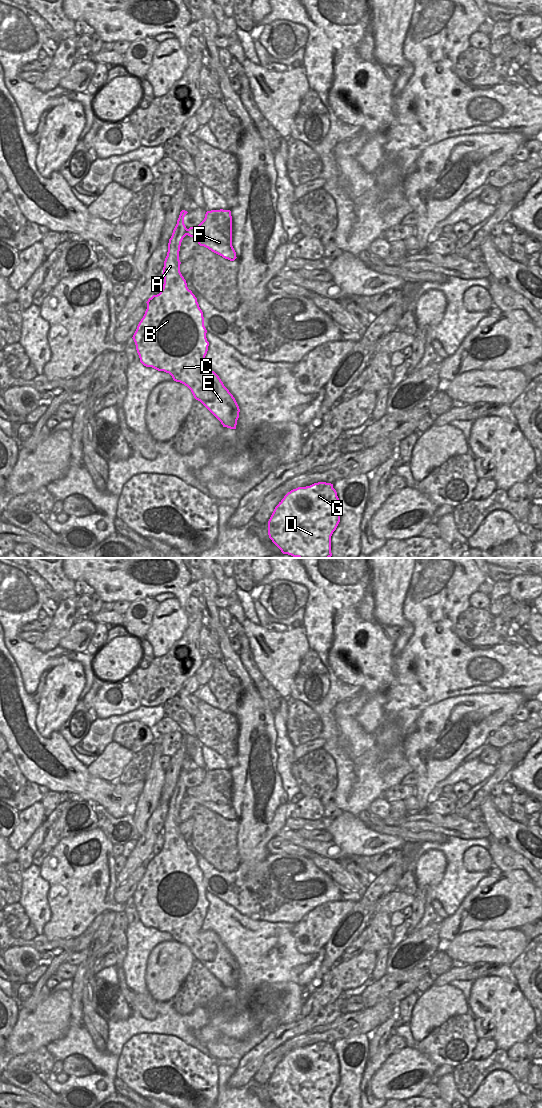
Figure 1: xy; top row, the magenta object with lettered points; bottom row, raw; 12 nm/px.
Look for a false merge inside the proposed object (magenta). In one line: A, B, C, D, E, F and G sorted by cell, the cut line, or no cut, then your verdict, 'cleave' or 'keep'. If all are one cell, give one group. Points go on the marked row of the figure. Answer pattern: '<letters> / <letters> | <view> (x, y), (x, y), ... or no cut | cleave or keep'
A B C D E G / F | xy (188, 229), (186, 234) | cleave

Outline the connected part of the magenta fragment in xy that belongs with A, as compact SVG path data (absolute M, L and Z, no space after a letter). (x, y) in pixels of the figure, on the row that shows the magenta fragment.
M180 212L177 224L168 243L168 252L164 261L164 284L159 294L148 299L147 309L133 335L140 362L146 367L169 373L173 380L187 386L194 398L200 401L223 425L236 429L239 418L239 406L224 386L219 376L212 370L203 370L202 366L208 351L209 342L204 326L203 312L197 298L188 289L186 280L180 272L179 251L183 238L187 235L184 217L188 212Z

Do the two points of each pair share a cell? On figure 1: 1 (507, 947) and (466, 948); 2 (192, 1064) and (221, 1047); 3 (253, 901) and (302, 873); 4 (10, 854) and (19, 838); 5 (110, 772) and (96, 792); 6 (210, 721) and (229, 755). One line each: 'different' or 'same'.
1: same
2: different
3: same
4: different
5: different
6: same

